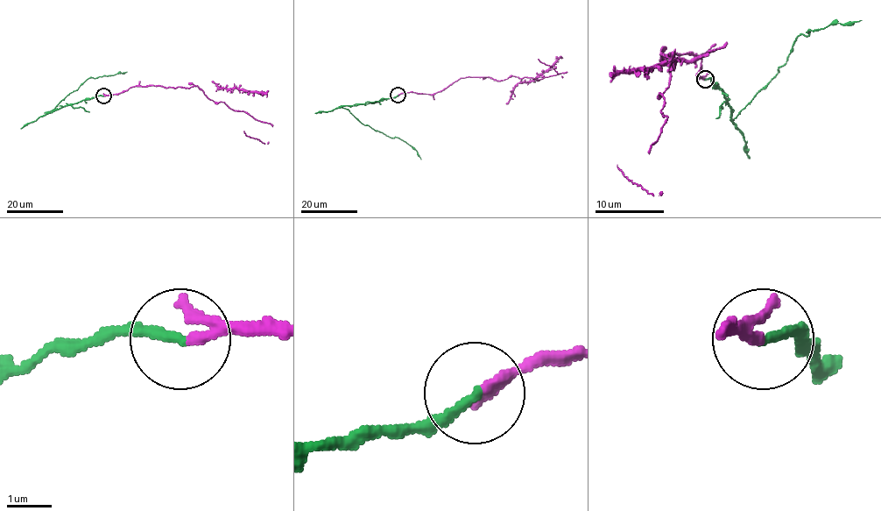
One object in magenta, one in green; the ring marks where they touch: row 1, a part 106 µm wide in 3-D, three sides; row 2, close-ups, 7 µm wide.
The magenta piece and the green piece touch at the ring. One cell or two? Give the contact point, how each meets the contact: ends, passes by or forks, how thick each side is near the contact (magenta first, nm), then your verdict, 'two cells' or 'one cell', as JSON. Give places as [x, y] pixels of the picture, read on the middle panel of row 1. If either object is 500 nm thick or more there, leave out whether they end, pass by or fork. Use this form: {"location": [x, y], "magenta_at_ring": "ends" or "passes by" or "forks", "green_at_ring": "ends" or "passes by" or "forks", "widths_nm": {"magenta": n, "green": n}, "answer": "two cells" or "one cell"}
{"location": [398, 95], "magenta_at_ring": "passes by", "green_at_ring": "ends", "widths_nm": {"magenta": 160, "green": 220}, "answer": "two cells"}

